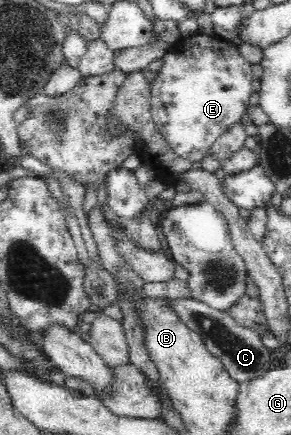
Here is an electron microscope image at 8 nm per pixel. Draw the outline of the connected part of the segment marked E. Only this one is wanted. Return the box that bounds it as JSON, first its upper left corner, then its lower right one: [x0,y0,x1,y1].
[150,34,254,161]

